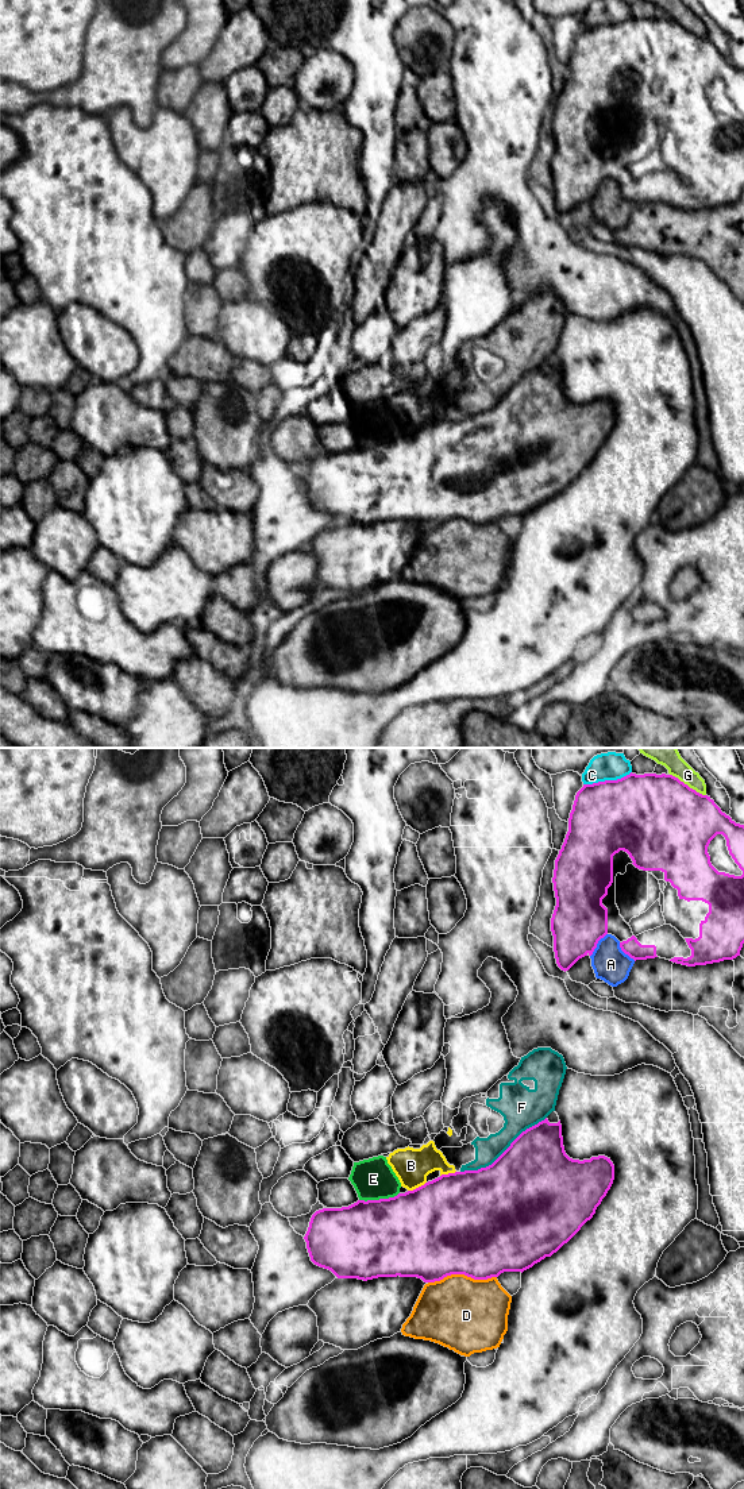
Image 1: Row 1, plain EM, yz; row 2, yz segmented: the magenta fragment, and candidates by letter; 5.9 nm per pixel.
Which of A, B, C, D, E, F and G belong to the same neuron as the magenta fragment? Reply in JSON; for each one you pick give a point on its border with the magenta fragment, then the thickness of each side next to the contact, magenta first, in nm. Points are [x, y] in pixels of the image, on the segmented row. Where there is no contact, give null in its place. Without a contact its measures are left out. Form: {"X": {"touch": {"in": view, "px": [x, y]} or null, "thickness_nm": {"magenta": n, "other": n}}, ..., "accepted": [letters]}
{"accepted": []}

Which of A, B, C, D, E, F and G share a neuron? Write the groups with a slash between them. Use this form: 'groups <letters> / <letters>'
groups A / B E / C F / D / G

